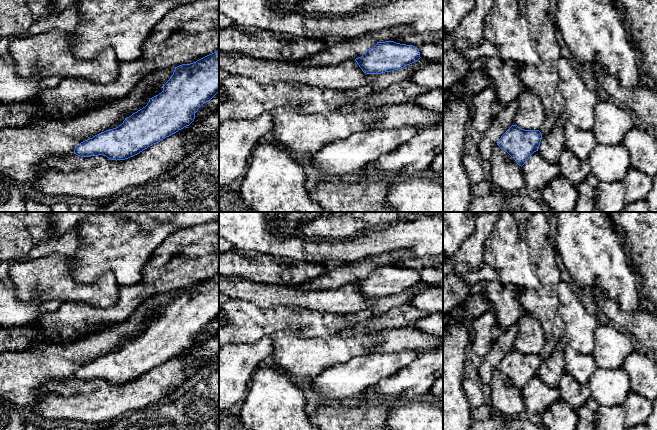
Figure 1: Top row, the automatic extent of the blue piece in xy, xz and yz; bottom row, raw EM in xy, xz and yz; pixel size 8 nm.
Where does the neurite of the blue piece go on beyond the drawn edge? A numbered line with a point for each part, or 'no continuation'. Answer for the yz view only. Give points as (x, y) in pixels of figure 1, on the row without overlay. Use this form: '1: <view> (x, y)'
no continuation

